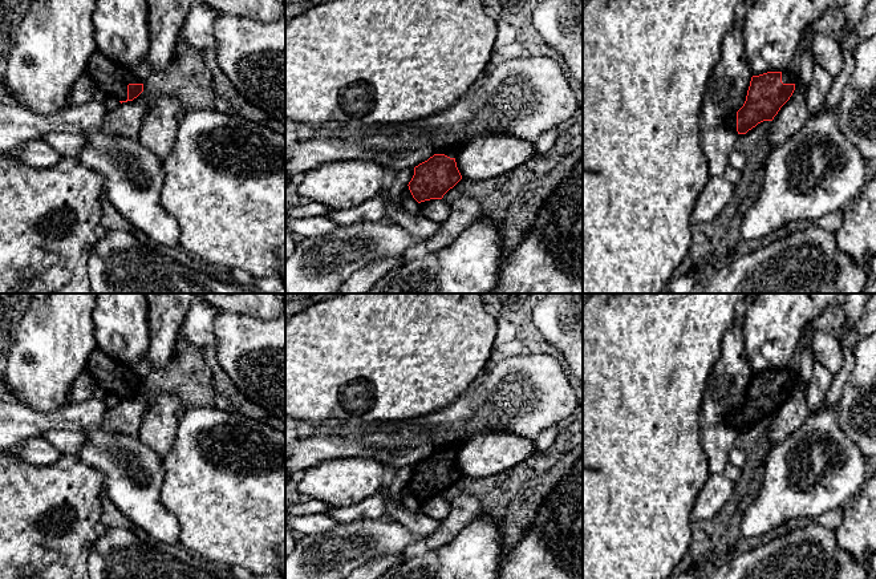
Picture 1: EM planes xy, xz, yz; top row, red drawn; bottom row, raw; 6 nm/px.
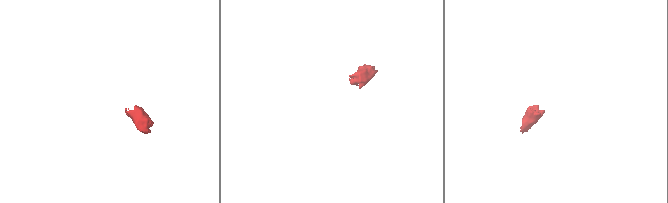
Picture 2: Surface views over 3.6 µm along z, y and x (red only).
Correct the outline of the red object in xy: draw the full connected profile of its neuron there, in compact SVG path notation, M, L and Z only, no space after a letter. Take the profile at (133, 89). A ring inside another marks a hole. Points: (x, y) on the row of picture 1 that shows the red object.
M96 50L89 60L86 73L94 78L100 90L102 90L106 96L114 96L121 104L133 101L143 92L142 81L130 68L113 62L98 50Z

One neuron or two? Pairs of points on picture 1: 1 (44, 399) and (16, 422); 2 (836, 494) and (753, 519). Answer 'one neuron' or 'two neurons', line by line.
1: two neurons
2: one neuron

